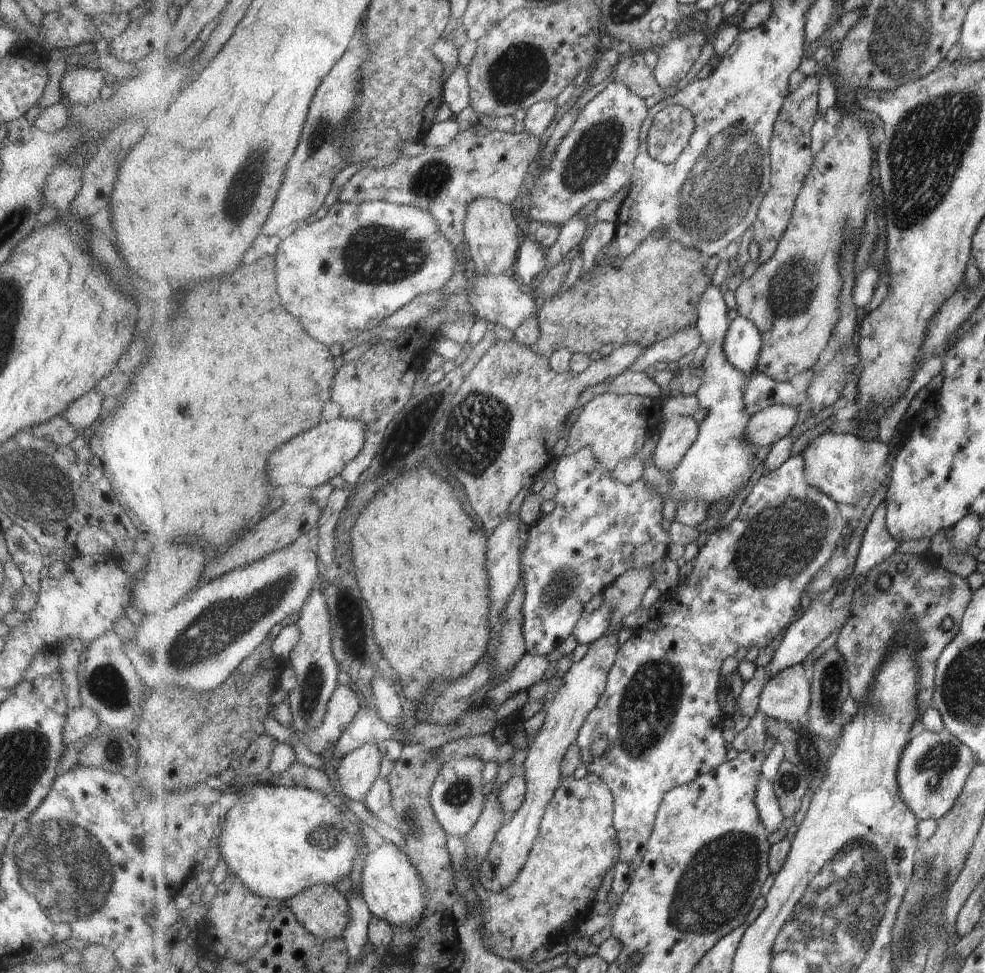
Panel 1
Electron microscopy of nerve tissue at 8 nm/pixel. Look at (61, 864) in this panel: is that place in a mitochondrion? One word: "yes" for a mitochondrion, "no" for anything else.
yes

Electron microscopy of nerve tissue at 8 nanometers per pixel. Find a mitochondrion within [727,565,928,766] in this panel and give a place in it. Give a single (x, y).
(830, 697)

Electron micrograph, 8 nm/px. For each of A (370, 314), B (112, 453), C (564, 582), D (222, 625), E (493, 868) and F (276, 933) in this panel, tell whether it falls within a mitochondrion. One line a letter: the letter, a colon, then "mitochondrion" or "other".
A: other
B: other
C: mitochondrion
D: mitochondrion
E: other
F: other

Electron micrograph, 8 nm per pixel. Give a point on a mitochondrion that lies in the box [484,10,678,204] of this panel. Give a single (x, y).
(593, 154)

